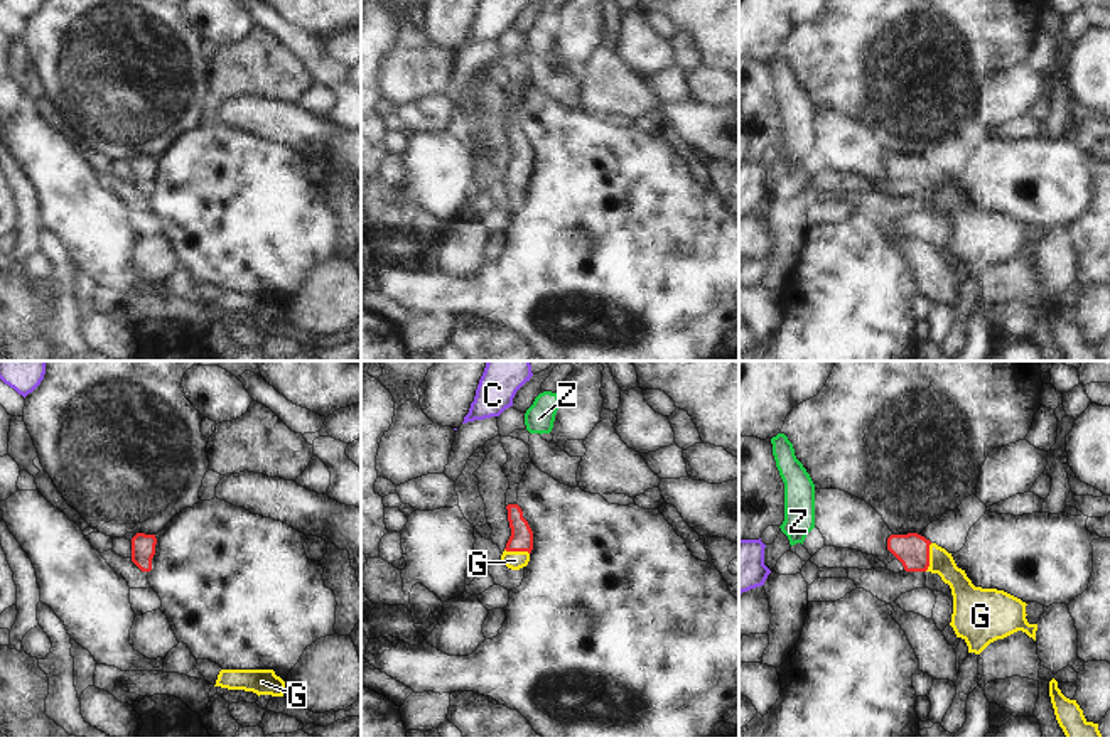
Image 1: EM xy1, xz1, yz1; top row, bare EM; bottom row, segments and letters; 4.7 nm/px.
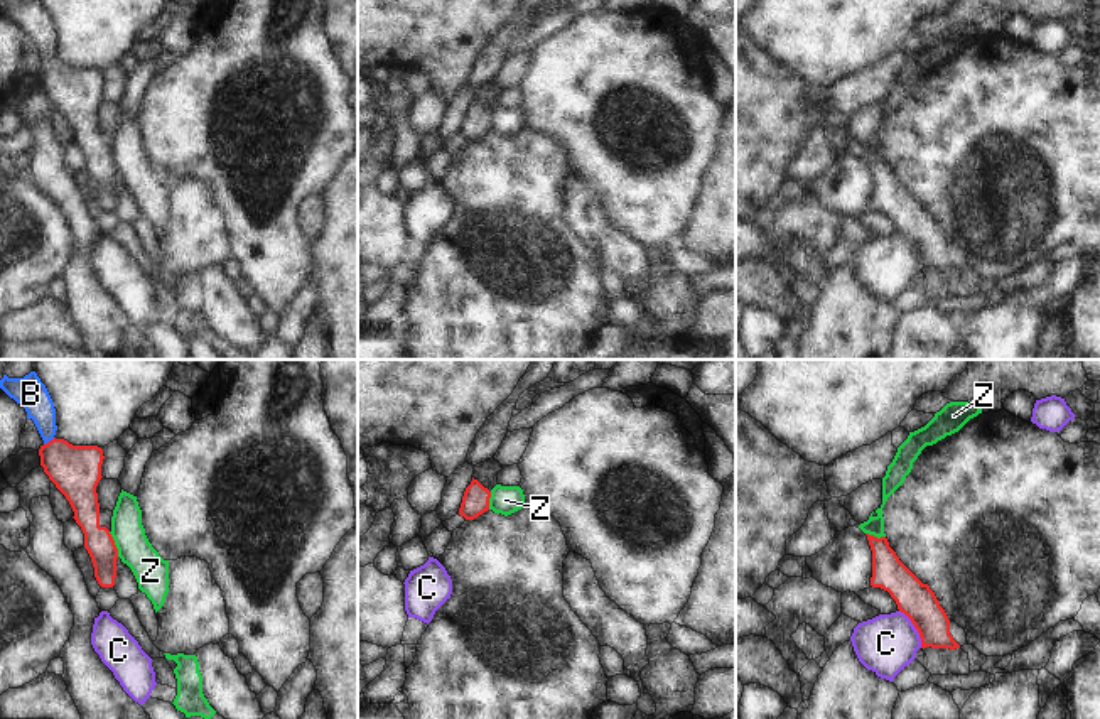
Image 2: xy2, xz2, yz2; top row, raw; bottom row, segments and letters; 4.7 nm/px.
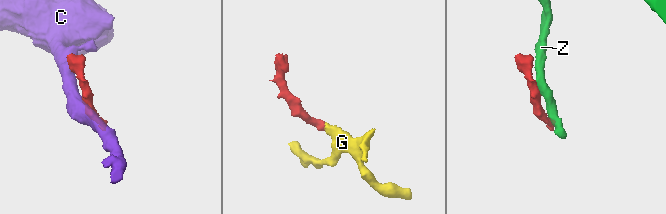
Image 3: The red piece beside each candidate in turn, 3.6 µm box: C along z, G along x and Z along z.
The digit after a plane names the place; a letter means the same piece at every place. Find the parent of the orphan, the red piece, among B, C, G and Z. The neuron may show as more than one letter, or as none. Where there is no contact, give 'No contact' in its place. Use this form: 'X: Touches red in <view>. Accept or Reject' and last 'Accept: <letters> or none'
B: Touches red in xy2. Accept
C: Touches red in yz2. Reject
G: Touches red in yz1. Accept
Z: Touches red in xy2. Reject
Accept: B, G.

